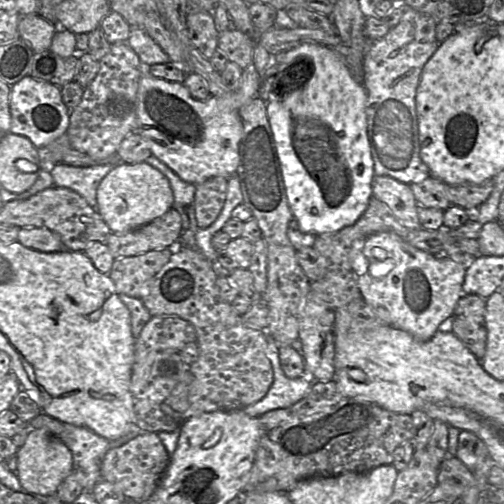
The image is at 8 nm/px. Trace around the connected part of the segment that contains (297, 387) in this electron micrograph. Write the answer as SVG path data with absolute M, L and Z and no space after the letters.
M267 332L267 350L273 370L273 382L267 394L259 401L242 410L250 417L259 417L265 412L287 408L304 398L315 380L305 374L295 379L285 375L279 360L279 346L273 336Z

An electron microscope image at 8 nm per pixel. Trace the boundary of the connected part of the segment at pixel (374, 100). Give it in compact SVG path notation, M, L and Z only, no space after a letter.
M405 6L400 22L381 39L371 41L362 65L362 84L367 93L367 133L376 176L390 176L402 183L421 182L431 175L428 166L420 158L416 91L426 62L439 46L436 38L437 21L431 16Z

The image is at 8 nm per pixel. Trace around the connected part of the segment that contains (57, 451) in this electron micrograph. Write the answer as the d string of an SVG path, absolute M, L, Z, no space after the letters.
M33 429L25 443L18 448L17 471L24 491L38 497L55 494L62 482L73 472L73 457L70 449L58 437L46 429Z

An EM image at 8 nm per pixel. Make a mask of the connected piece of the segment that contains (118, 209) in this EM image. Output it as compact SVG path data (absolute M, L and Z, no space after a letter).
M146 161L119 162L97 188L98 212L113 233L125 233L165 214L173 207L174 195L169 180Z

